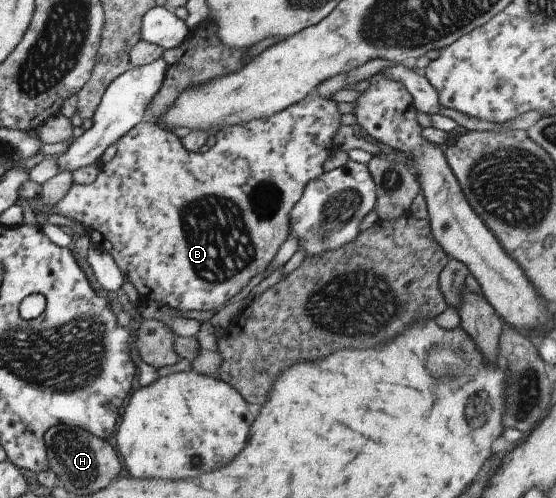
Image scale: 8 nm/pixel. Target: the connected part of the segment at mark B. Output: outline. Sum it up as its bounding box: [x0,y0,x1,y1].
[30,91,343,312]

